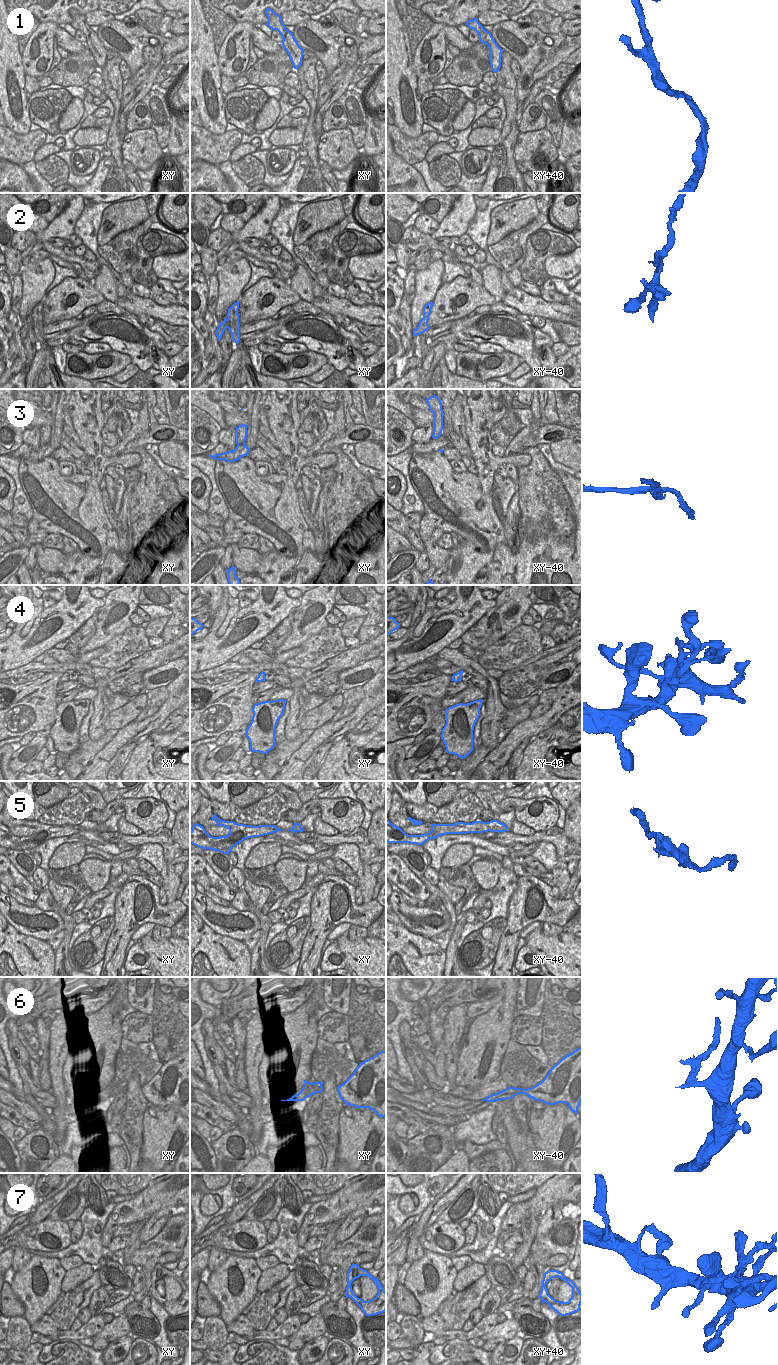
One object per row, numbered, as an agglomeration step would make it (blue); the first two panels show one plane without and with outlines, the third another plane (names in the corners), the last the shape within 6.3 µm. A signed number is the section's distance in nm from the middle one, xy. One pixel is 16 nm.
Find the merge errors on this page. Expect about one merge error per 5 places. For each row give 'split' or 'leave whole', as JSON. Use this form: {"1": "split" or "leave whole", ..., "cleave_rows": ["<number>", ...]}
{"1": "leave whole", "2": "split", "3": "split", "4": "leave whole", "5": "split", "6": "split", "7": "leave whole", "cleave_rows": ["2", "3", "5", "6"]}

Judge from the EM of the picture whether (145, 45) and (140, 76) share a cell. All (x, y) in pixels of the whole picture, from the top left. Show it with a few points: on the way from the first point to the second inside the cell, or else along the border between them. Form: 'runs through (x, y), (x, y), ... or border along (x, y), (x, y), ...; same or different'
border along (151, 64), (144, 63), (132, 75); different

